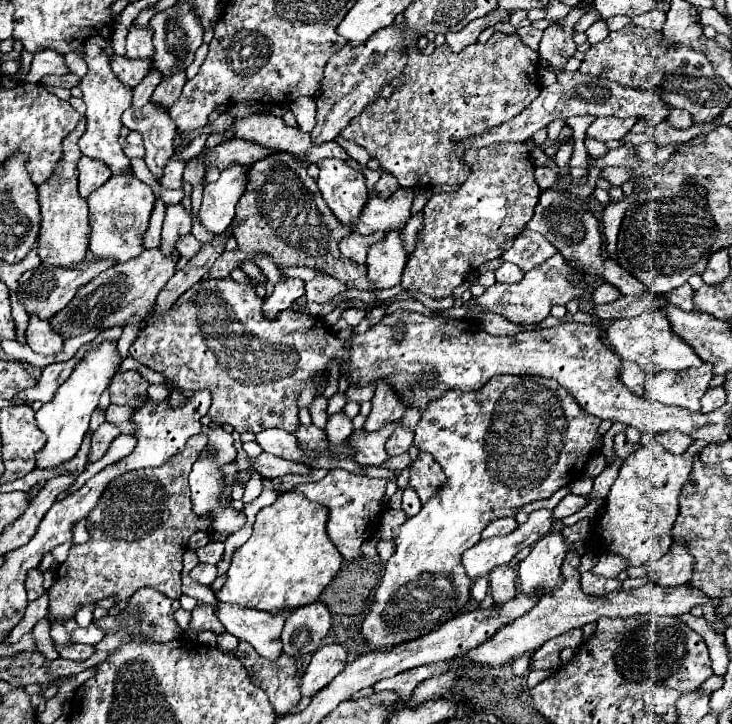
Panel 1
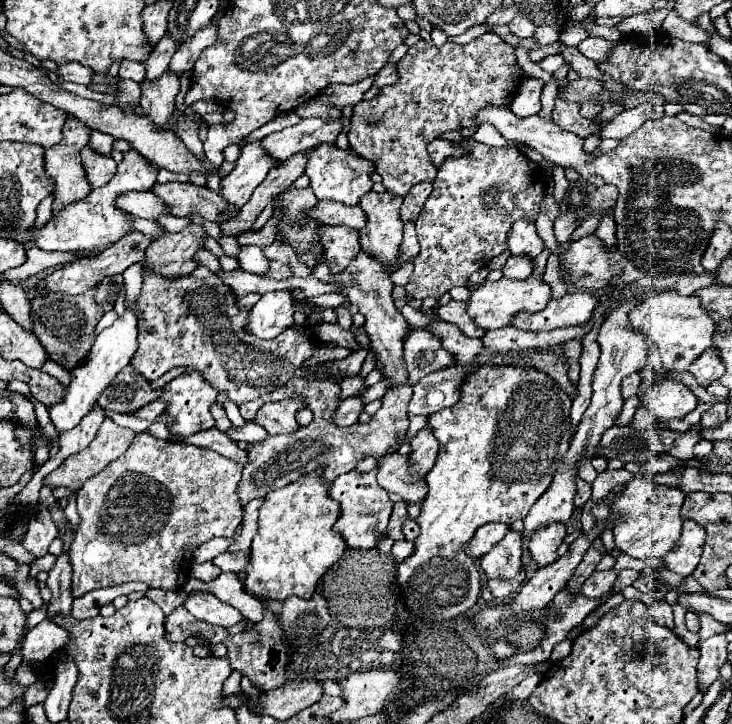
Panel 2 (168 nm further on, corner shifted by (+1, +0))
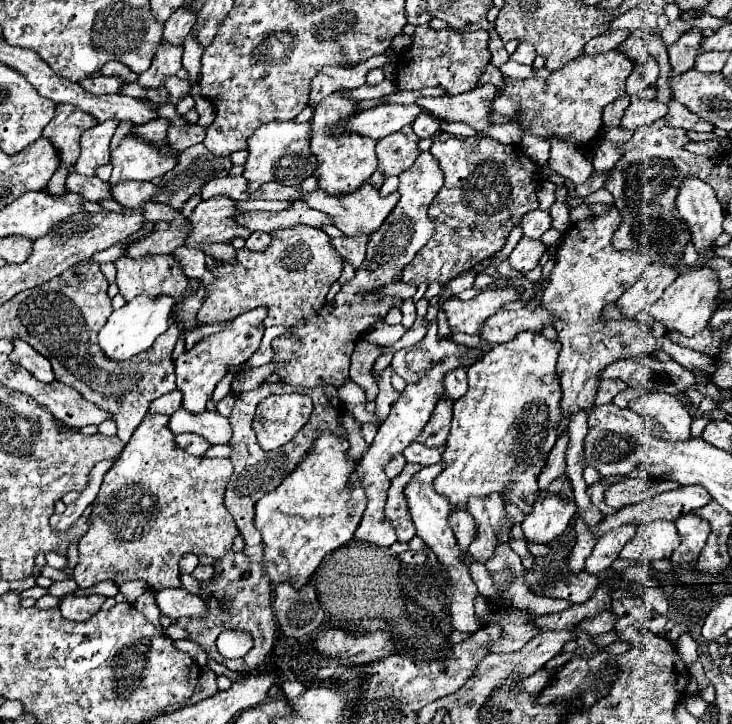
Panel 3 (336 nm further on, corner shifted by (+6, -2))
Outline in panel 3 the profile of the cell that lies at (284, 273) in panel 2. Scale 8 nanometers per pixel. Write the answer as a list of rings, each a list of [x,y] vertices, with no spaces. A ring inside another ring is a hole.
[[[289,226],[289,230],[275,230],[271,234],[271,244],[261,250],[261,252],[251,252],[247,248],[239,248],[235,256],[235,264],[229,262],[219,262],[217,268],[209,268],[213,274],[213,282],[205,284],[201,280],[191,282],[191,292],[199,290],[201,286],[205,288],[205,300],[197,312],[197,322],[199,324],[221,324],[227,320],[237,318],[243,312],[249,312],[253,308],[265,306],[267,316],[265,316],[265,328],[277,324],[277,326],[293,326],[301,318],[309,318],[317,314],[325,306],[325,296],[331,288],[331,284],[341,276],[343,268],[343,258],[333,250],[329,244],[329,236],[321,228],[309,228],[309,226]]]

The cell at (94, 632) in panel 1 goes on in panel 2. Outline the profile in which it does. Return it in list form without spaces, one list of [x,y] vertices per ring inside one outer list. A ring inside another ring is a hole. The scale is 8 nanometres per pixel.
[[[50,620],[40,622],[22,642],[24,662],[46,662],[56,650],[62,648],[62,644],[66,644],[66,640],[70,640],[70,632],[66,632],[66,628]]]

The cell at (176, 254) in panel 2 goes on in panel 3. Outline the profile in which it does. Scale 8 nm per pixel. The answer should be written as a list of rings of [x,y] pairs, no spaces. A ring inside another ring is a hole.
[[[213,196],[209,200],[201,200],[195,208],[191,236],[187,238],[185,246],[201,248],[211,242],[229,242],[231,238],[247,238],[251,232],[237,226],[237,206],[229,196]]]

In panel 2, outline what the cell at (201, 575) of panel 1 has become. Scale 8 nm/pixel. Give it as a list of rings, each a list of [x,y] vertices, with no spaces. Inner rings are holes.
[[[204,562],[204,564],[194,564],[192,566],[192,576],[198,578],[198,580],[202,580],[202,582],[210,582],[210,580],[218,578],[220,572],[222,570],[218,566],[214,566],[212,562]]]

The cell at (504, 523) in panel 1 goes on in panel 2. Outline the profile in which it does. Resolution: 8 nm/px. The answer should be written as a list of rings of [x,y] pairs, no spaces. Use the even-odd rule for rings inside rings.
[[[486,524],[486,526],[478,528],[472,542],[466,544],[466,552],[474,558],[482,558],[486,552],[490,552],[490,548],[494,544],[498,544],[506,536],[508,530],[510,530],[510,526],[506,526],[506,524]]]

